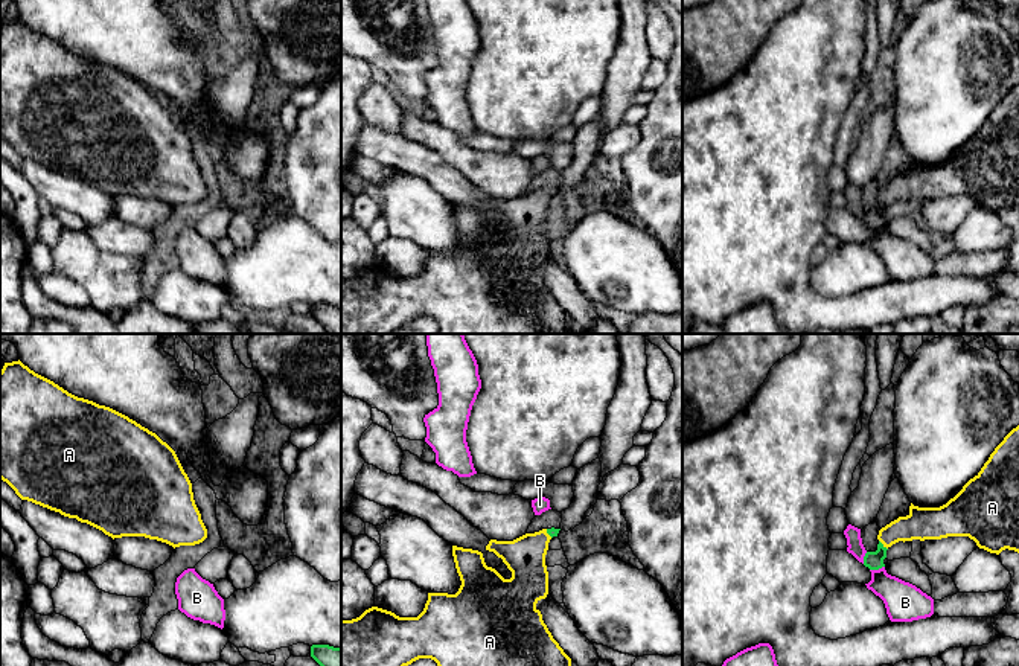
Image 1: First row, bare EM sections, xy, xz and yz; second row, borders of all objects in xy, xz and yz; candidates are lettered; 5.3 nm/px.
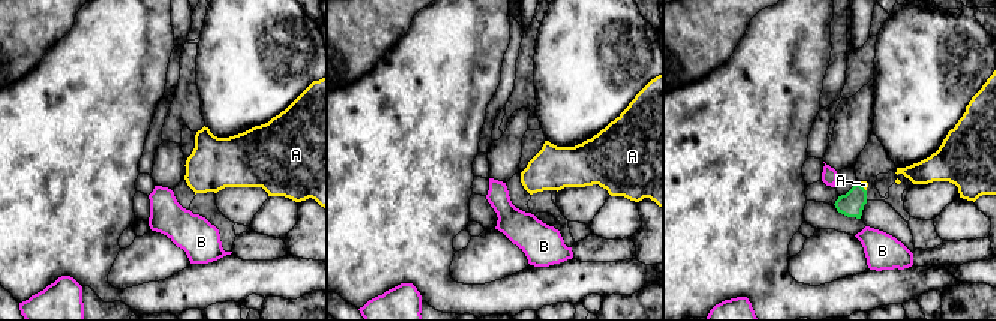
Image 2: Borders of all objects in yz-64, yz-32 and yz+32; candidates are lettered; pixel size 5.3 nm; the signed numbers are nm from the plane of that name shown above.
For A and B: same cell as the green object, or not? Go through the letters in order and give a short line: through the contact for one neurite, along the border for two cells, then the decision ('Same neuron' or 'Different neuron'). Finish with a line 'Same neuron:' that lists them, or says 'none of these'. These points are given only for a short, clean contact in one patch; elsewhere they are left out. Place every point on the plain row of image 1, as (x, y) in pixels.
A: Line: yz (873, 218), (881, 211), (882, 203), (896, 189), (923, 182). Same neuron
B: Different neuron
Same neuron: A

